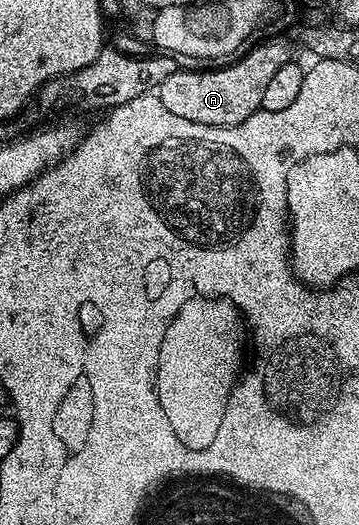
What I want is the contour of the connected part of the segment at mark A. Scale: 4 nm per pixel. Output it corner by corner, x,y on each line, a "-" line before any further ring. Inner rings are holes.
264,41
254,44
244,55
221,68
182,68
175,71
157,86
155,96
167,111
171,111
171,115
191,119
191,123
241,126
261,108
267,82
279,72
279,67
291,60
291,53
283,42

